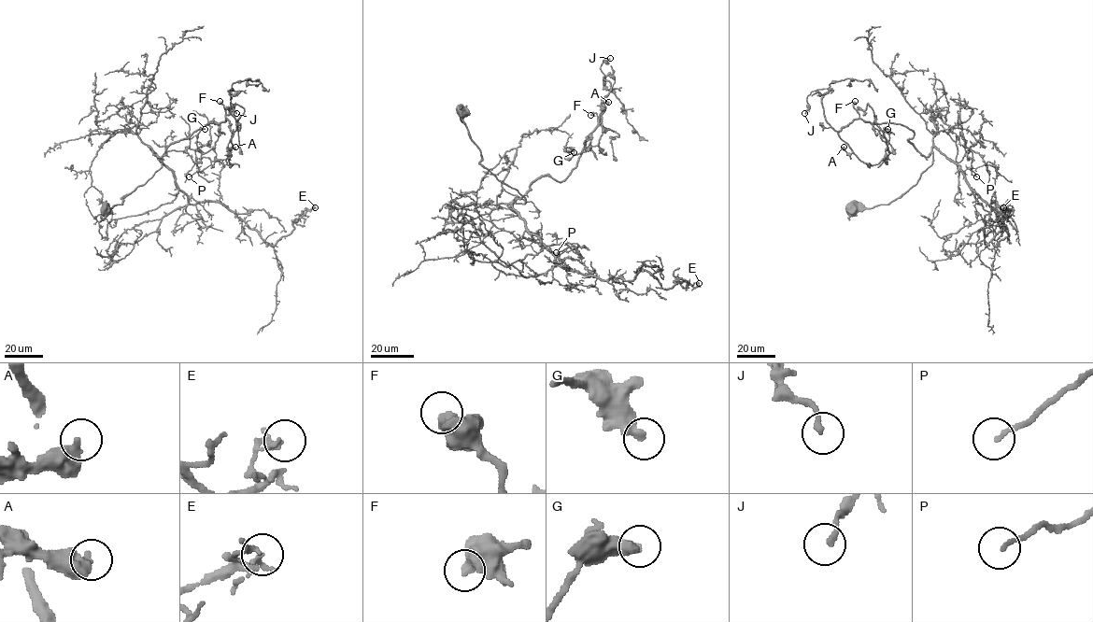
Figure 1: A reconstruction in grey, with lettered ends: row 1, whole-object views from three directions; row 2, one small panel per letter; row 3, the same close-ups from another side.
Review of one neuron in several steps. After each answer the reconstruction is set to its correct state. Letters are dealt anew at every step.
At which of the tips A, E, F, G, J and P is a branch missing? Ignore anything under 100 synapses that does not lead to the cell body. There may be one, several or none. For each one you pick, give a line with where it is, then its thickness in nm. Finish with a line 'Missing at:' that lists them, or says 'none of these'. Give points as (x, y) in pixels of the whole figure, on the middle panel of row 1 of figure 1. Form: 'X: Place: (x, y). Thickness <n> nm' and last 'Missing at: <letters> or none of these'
Missing at: none of these

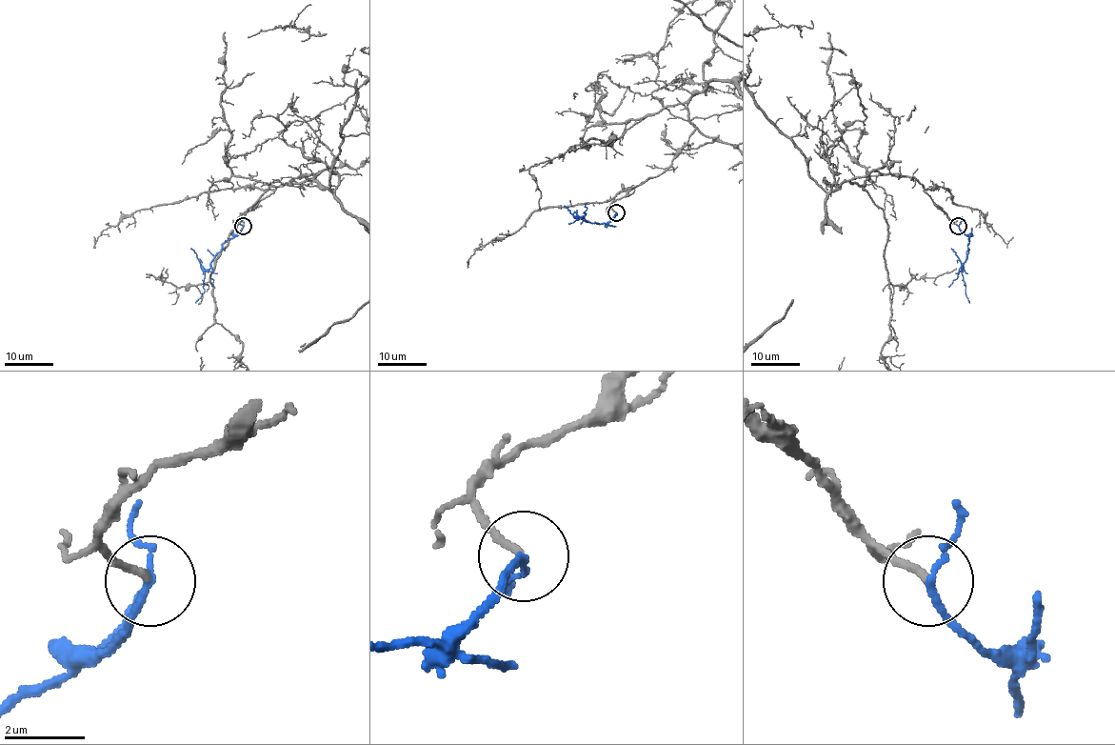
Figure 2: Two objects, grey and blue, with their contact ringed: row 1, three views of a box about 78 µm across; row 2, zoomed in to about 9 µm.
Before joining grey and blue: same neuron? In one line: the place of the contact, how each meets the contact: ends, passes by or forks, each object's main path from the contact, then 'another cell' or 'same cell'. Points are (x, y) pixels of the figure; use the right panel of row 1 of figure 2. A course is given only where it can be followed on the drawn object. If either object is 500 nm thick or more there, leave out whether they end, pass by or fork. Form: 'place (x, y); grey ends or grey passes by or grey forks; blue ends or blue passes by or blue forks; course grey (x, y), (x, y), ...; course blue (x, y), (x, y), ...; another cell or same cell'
place (958, 226); grey ends; blue passes by; course blue (958, 226), (969, 244), (967, 257), (962, 266), (969, 302); same cell

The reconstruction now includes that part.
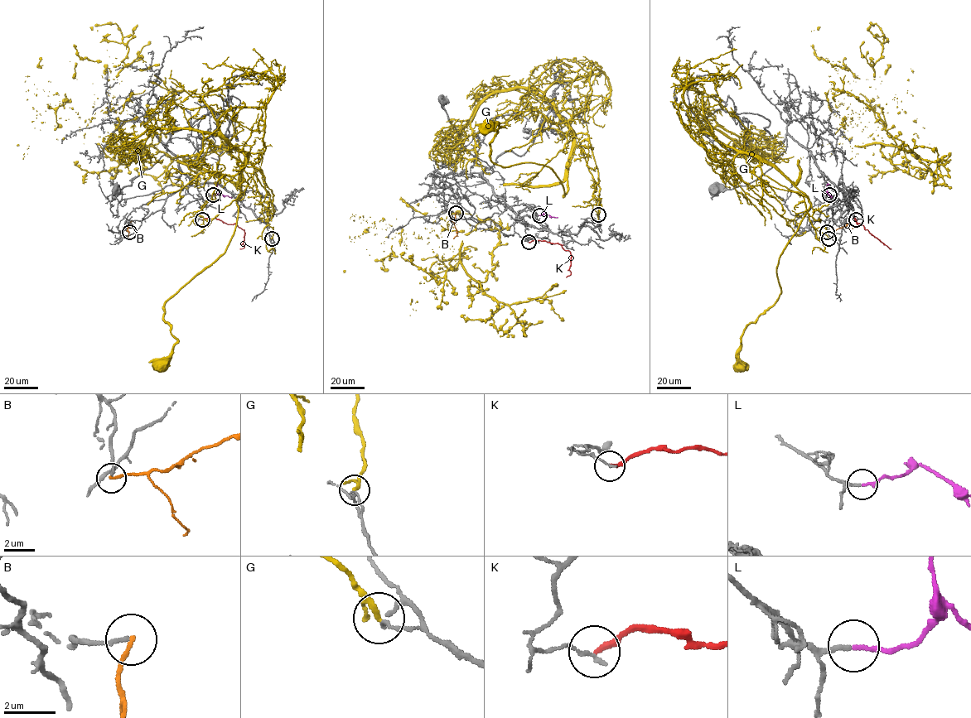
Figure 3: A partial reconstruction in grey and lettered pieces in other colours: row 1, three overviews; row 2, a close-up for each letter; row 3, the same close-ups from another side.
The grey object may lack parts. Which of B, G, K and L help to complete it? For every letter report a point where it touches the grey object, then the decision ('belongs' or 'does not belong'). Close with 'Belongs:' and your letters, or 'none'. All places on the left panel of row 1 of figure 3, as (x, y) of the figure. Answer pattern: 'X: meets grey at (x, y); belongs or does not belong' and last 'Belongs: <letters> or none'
B: meets grey at (129, 232); does not belong
G: meets grey at (272, 238); does not belong
K: meets grey at (202, 219); does not belong
L: meets grey at (213, 195); belongs
Belongs: L

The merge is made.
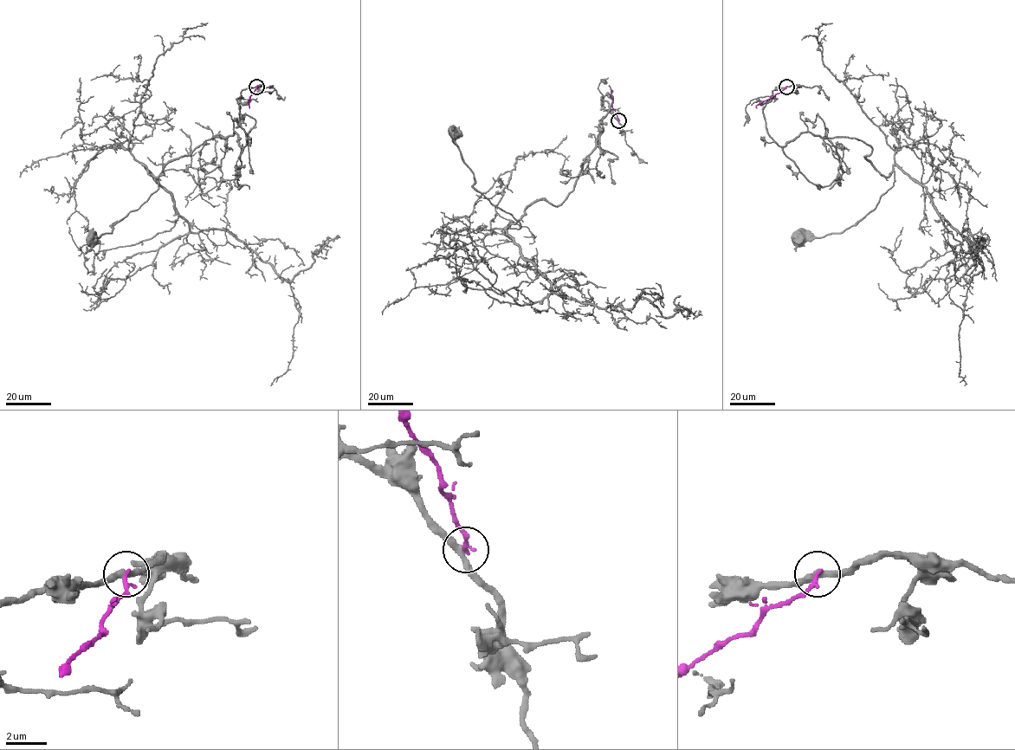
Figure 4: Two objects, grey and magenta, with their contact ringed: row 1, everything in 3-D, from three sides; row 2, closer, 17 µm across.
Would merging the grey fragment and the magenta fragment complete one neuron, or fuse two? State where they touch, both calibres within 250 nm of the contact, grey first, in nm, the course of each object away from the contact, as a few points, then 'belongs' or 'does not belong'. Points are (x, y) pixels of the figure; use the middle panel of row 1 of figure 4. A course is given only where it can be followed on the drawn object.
place (618, 120); calibres 320 and 240 nm; course grey (618, 120), (601, 97), (609, 112), (573, 190), (557, 205), (533, 201), (520, 229), (473, 186), (453, 132); course magenta (618, 120), (611, 105), (611, 91); does not belong

